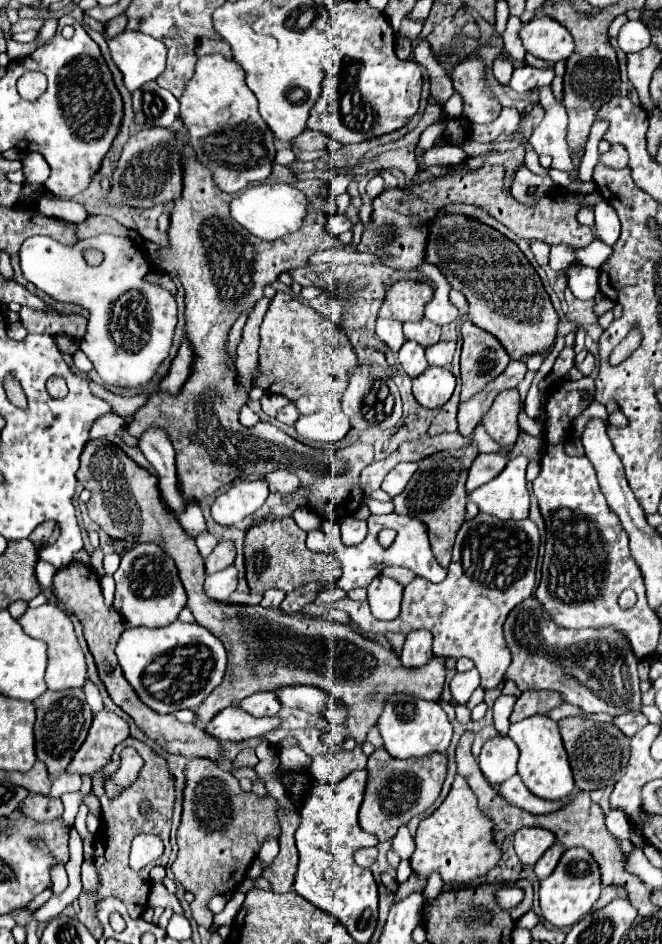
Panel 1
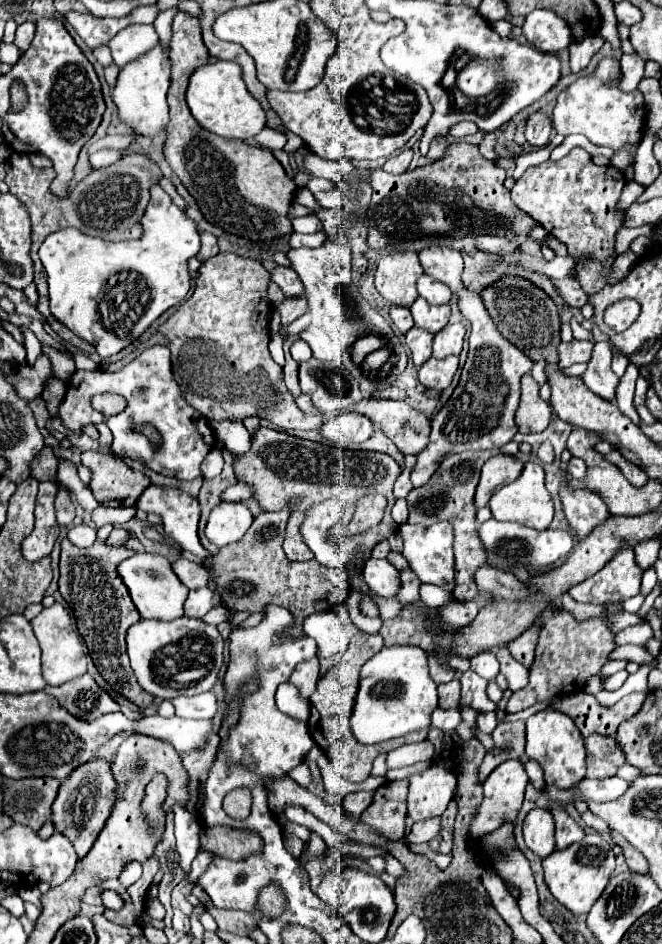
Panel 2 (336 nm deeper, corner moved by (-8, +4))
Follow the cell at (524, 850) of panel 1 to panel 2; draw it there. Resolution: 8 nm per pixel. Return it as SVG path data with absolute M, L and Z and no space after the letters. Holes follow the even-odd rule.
M534 808L524 820L526 846L540 858L554 852L554 818L546 808Z

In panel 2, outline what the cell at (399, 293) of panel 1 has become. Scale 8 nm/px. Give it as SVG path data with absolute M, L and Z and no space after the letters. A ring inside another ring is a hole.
M392 252L382 256L376 270L376 290L394 306L406 306L418 298L416 280L422 266L416 252Z

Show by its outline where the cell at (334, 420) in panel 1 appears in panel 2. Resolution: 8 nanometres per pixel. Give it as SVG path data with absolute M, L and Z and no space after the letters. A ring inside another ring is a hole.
M340 412L338 416L326 420L320 428L320 434L333 443L345 448L353 444L358 445L366 442L374 432L374 424L362 416L362 414L354 414L354 412Z

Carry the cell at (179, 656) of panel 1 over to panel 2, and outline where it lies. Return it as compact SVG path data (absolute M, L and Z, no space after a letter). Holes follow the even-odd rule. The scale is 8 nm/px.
M188 616L176 618L174 622L140 620L128 630L128 656L130 666L136 674L138 684L160 698L194 696L212 690L218 678L218 670L224 662L224 640L216 626Z

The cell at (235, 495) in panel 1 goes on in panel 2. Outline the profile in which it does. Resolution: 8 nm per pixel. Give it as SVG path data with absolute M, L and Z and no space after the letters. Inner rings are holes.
M220 502L206 524L206 538L218 548L238 542L252 524L252 514L244 504Z

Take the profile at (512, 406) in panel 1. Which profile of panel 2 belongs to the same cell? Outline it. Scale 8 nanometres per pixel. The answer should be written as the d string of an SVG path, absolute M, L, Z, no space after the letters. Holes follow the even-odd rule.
M526 374L522 378L522 404L516 412L520 432L530 434L530 432L546 430L550 416L552 416L552 408L546 400L540 398L538 382L530 374Z

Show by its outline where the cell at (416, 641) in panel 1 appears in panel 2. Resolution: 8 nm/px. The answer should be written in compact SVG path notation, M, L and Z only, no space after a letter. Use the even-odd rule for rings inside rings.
M390 646L374 654L360 670L350 730L360 744L378 744L412 730L430 726L430 714L438 706L436 684L428 674L426 652L418 646Z

